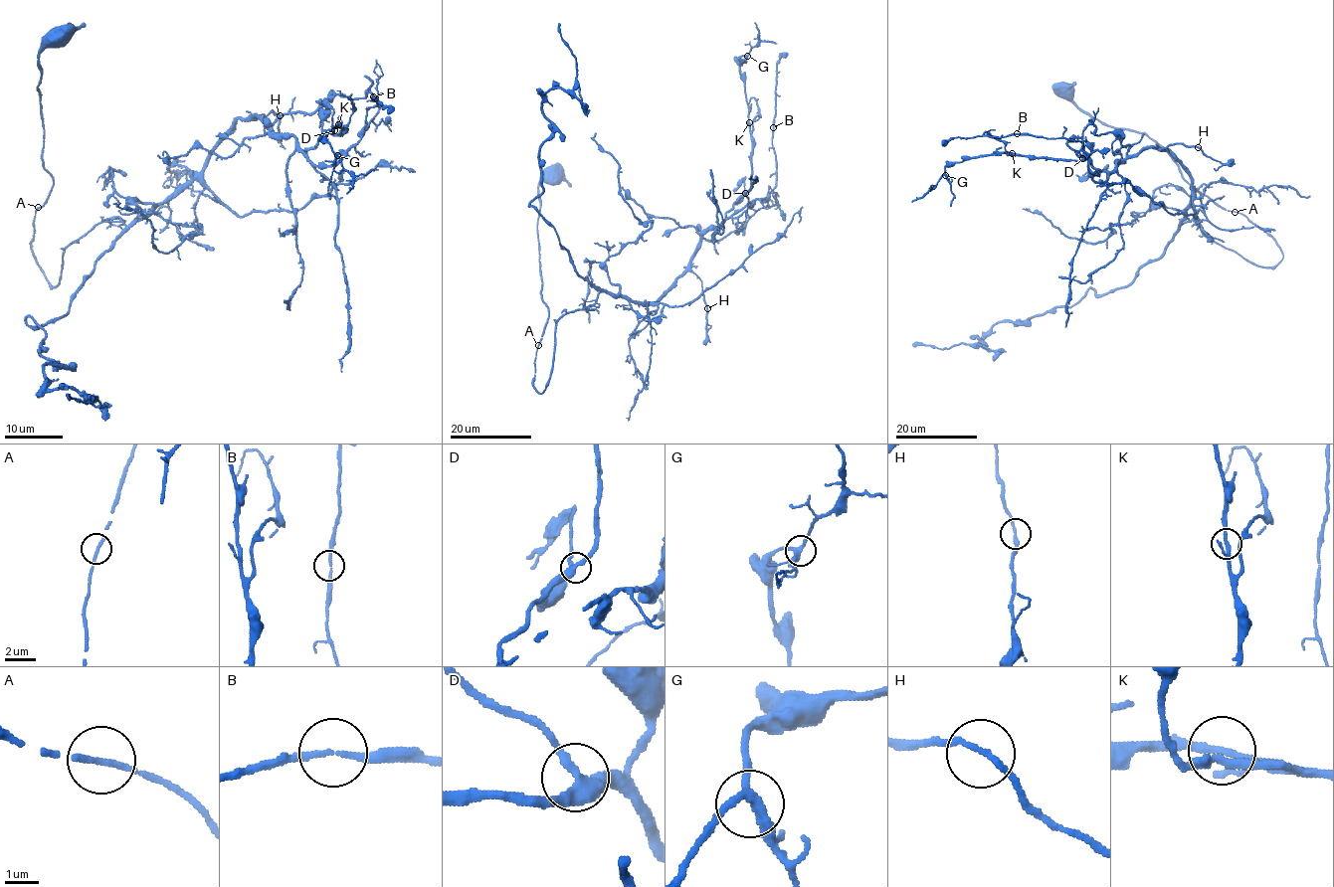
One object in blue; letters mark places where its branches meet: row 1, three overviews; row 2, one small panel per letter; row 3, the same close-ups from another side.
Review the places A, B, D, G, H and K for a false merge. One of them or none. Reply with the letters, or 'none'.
none

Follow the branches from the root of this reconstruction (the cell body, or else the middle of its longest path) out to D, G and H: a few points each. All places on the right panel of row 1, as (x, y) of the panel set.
D: (1070, 93), (1146, 133), (1282, 259), (1253, 265), (1181, 224), (1192, 180), (1167, 149), (1111, 172), (1082, 158)
G: (1070, 93), (1282, 259), (1181, 224), (1192, 180), (1167, 149), (1111, 172), (995, 153), (945, 175)
H: (1070, 93), (1264, 230), (1275, 266), (1181, 224), (1192, 180), (1161, 149), (1198, 147)

